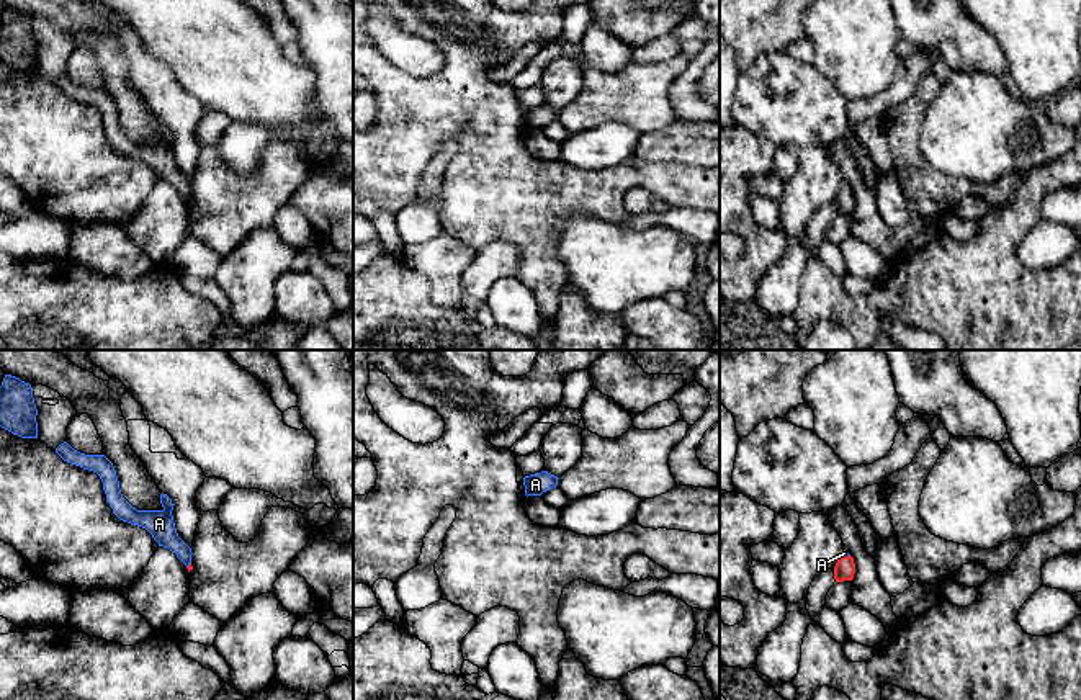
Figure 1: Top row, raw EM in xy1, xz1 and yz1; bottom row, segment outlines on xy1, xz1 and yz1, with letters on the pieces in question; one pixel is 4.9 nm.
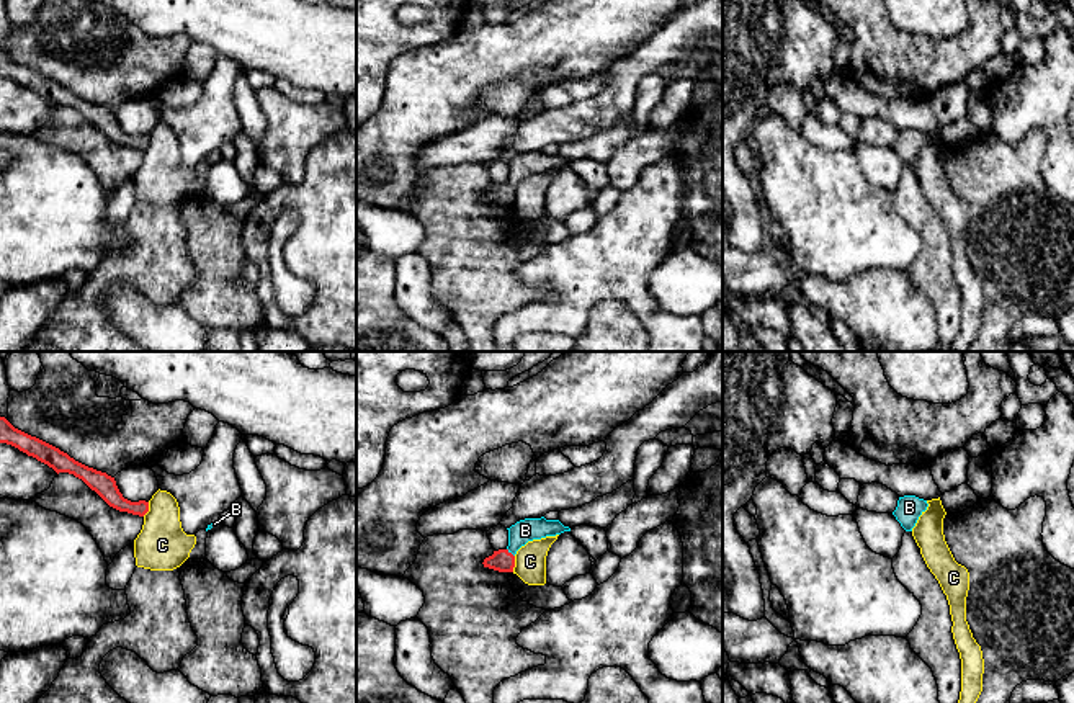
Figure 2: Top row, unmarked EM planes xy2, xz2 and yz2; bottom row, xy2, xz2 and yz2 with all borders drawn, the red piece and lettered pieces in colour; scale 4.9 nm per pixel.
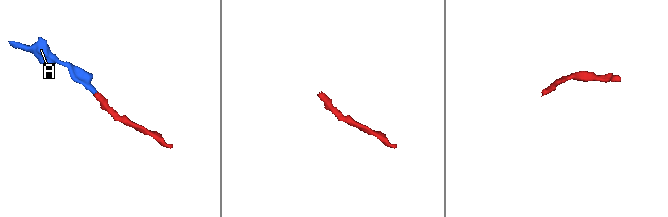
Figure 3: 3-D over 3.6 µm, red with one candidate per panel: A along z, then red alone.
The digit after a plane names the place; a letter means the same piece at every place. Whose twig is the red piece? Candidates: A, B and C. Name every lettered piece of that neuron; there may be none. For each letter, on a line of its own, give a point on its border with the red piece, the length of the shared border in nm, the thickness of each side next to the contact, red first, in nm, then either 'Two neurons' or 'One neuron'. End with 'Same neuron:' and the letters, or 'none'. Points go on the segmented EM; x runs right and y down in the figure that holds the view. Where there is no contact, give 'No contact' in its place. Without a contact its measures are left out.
A: Touches red at yz1 (846, 556). Shared border 40 nm. Thickness 110 nm (red) against 20 nm. One neuron
B: Touches red at xz2 (510, 553). Shared border 60 nm. Thickness 110 nm (red) against 110 nm. One neuron
C: Touches red at xz2 (514, 564). Shared border 80 nm. Thickness 110 nm (red) against 160 nm. Two neurons
Same neuron: A, B

